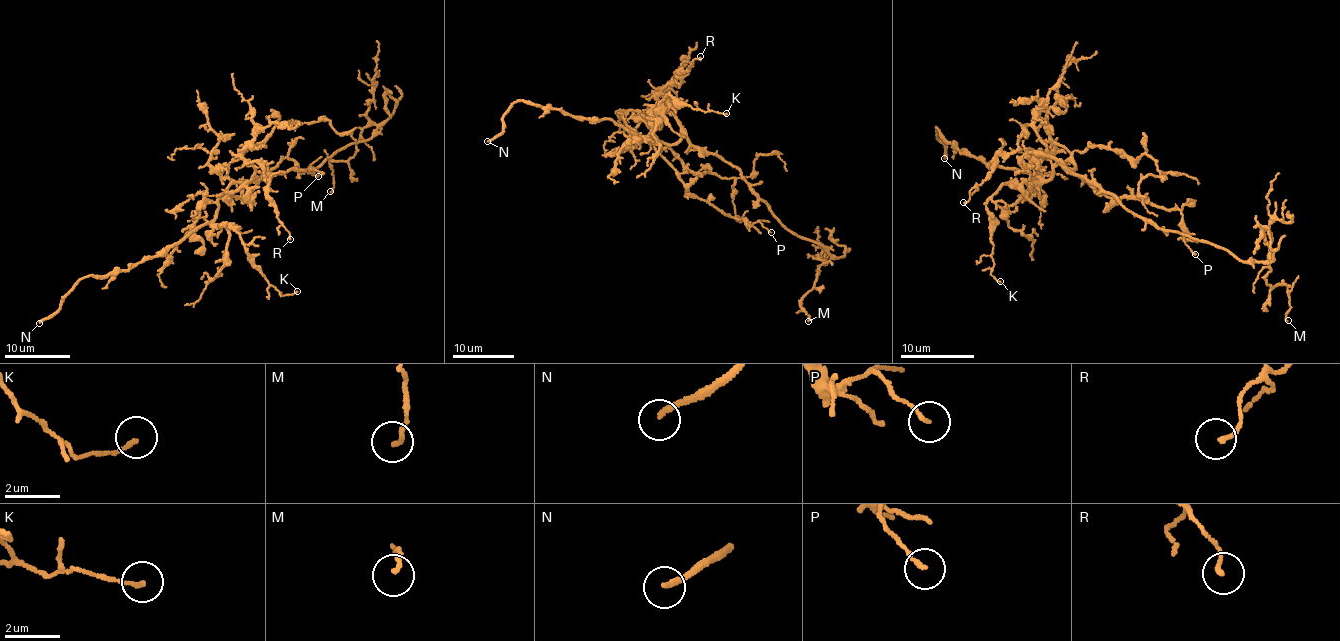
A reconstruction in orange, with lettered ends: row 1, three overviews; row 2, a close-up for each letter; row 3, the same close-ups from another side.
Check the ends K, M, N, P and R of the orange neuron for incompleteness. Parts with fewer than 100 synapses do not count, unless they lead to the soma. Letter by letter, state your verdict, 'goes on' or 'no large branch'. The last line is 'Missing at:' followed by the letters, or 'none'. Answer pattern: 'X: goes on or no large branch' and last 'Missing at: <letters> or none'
K: no large branch
M: no large branch
N: goes on
P: no large branch
R: no large branch
Missing at: N

